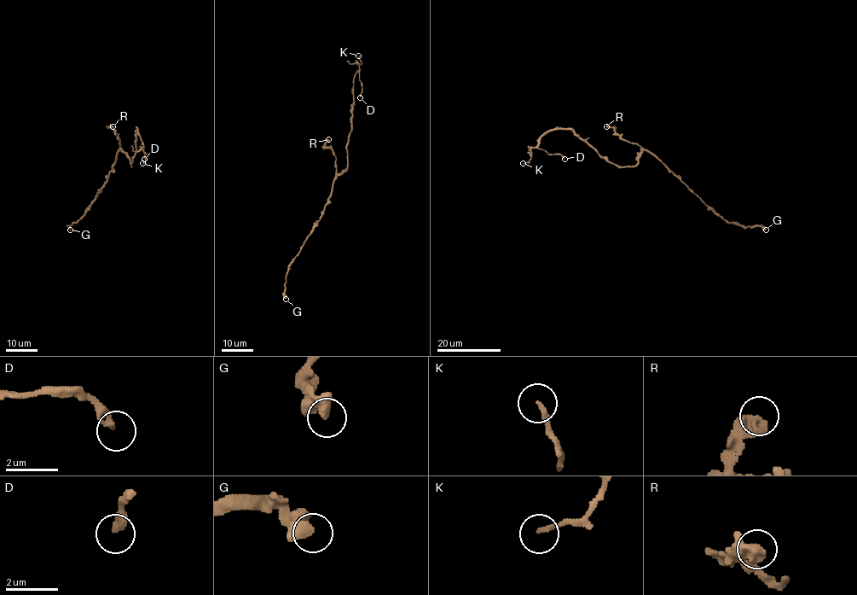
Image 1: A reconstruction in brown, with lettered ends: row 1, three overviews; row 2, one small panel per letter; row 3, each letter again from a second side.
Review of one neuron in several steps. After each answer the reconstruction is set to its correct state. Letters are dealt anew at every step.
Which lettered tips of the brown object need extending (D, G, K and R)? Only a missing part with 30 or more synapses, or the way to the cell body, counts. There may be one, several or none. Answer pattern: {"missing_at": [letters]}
{"missing_at": ["K"]}

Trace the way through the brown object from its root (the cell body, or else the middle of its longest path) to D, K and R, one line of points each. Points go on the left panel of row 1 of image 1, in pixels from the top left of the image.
D: (124, 153), (131, 166), (137, 129), (144, 146), (144, 159)
K: (124, 153), (131, 166), (137, 129), (146, 155), (142, 163)
R: (124, 153), (118, 137), (109, 128), (112, 126)

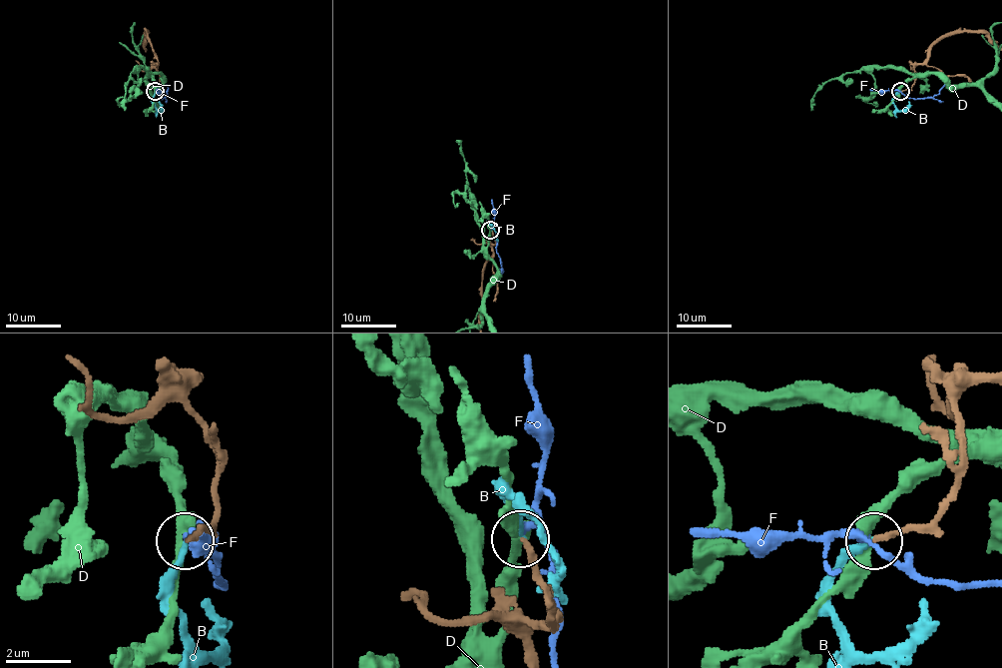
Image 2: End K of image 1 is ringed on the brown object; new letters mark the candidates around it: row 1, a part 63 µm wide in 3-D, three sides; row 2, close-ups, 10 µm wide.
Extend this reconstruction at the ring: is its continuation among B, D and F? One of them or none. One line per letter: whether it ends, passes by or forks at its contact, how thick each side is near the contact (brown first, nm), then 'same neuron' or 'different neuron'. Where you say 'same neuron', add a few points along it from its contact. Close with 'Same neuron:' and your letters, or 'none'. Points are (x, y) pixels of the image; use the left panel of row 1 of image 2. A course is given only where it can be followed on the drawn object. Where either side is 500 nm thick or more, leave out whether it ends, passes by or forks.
B: it ends | 160/170 nm | same neuron | via (156, 92), (153, 104), (160, 111), (159, 101)
D: it passes by | 160/320 nm | different neuron
F: it passes by | 160/240 nm | different neuron
Same neuron: B

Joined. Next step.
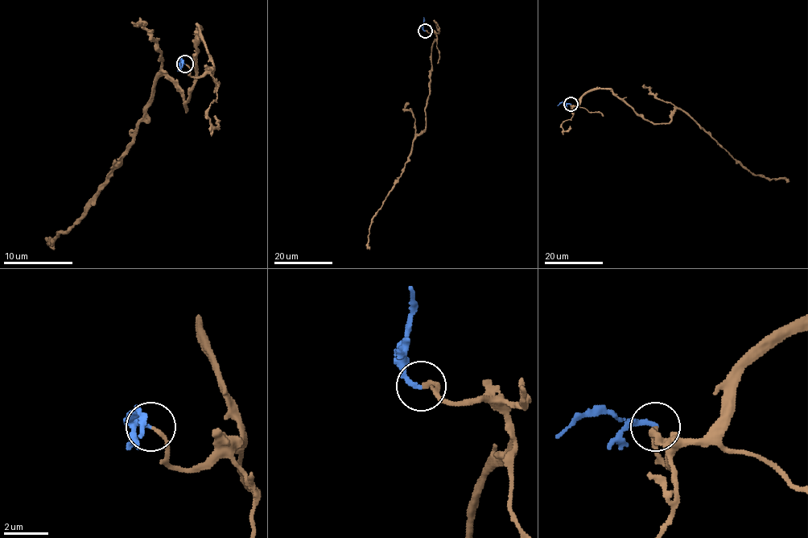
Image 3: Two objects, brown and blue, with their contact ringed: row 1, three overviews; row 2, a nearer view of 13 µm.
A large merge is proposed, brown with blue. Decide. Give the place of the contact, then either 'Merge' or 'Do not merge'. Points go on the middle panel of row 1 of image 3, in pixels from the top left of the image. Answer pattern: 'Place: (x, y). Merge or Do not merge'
Place: (425, 31). Merge

